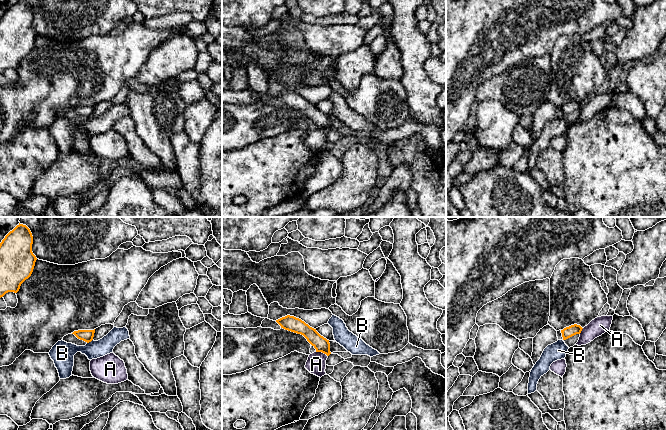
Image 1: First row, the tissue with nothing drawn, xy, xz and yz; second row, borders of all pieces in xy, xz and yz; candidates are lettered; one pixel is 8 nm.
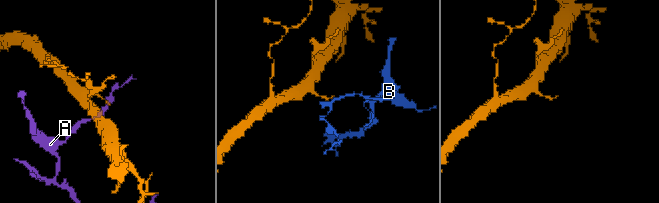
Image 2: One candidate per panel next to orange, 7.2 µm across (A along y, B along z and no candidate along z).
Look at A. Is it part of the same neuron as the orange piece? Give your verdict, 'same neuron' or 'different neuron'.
different neuron

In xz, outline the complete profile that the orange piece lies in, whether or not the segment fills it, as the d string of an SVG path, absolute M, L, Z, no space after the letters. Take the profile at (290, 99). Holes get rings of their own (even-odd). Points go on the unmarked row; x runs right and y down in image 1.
M287 91L276 96L276 98L285 106L303 111L316 125L316 128L322 128L327 132L331 130L329 116L321 112L316 105L310 103L301 95Z

